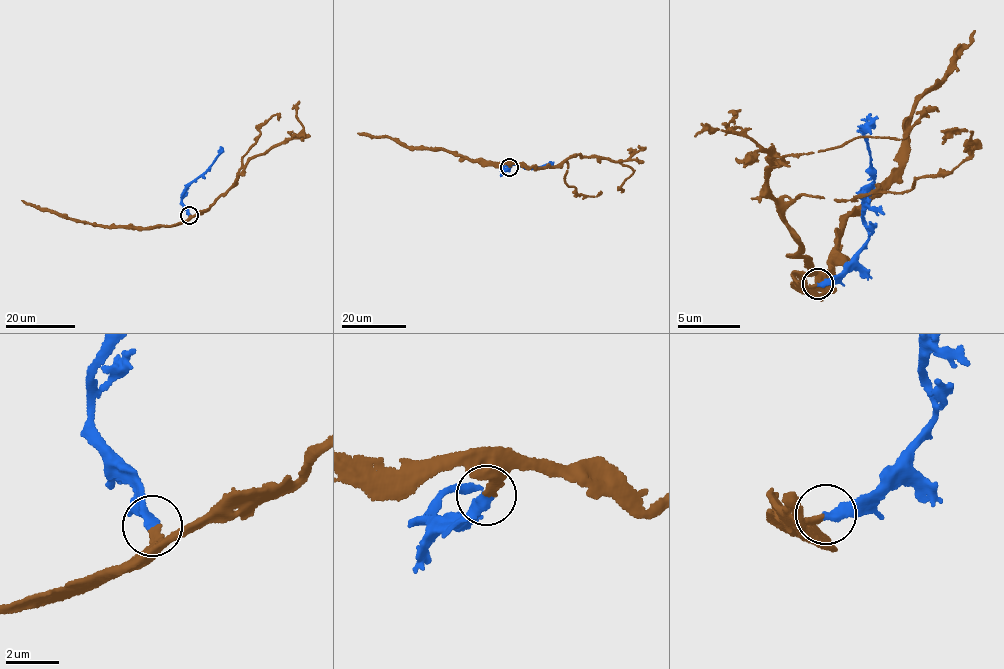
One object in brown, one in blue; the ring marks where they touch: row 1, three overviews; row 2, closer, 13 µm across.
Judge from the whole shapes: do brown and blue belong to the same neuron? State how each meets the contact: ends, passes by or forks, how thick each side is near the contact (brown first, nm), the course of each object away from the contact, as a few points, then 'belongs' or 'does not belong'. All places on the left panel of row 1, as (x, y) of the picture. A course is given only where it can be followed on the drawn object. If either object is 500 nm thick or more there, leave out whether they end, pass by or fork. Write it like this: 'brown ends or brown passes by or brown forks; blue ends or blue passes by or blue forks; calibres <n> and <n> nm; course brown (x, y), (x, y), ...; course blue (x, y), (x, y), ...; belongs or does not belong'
brown ends; blue ends; calibres 300 and 400 nm; course brown (190, 215), (194, 216), (208, 208), (235, 182), (251, 158), (293, 138), (303, 128), (296, 116), (299, 101); course blue (190, 215), (181, 194), (208, 168), (220, 146); belongs

